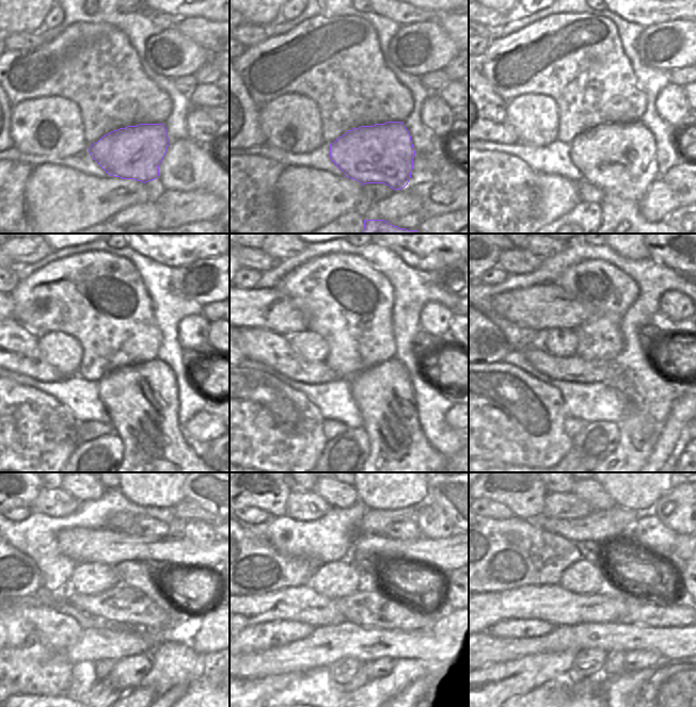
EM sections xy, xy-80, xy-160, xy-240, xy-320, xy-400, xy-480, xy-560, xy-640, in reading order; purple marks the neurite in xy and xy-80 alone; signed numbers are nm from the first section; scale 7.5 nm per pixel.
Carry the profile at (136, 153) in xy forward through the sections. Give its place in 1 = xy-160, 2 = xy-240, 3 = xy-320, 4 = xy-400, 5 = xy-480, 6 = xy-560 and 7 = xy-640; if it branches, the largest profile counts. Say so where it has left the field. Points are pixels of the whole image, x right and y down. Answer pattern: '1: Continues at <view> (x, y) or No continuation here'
1: Continues at xy-160 (620, 159)
2: Continues at xy-240 (141, 400)
3: Continues at xy-320 (383, 394)
4: Continues at xy-400 (639, 432)
5: Continues at xy-480 (139, 689)
6: No continuation here
7: No continuation here.

